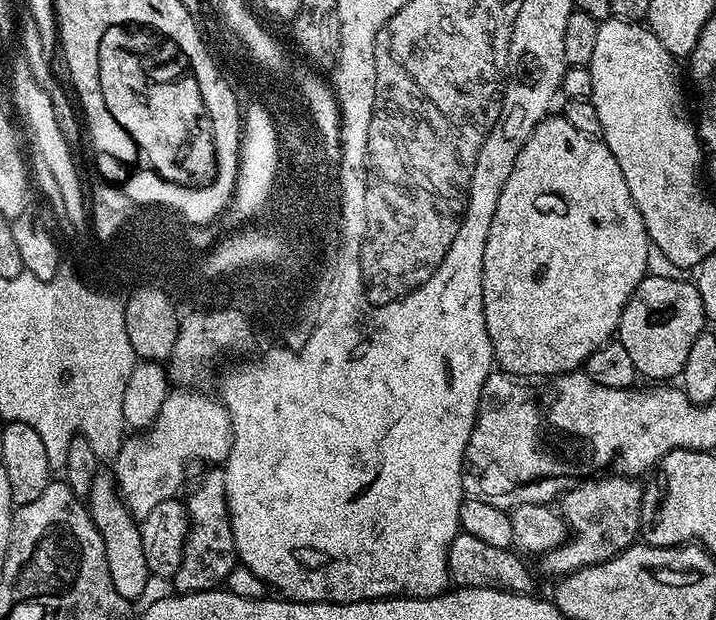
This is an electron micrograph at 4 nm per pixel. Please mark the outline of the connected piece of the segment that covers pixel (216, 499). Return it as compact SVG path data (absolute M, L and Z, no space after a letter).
M223 471L206 473L201 478L200 485L189 494L188 500L186 499L186 507L188 509L188 537L184 543L182 562L174 577L175 591L177 593L205 592L211 588L219 588L227 581L229 574L238 567Z

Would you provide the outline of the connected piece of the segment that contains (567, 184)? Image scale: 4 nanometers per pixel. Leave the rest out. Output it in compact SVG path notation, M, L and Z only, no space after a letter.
M563 114L545 116L540 125L526 138L514 162L514 170L510 170L510 178L506 178L506 186L502 186L502 194L498 194L498 206L494 210L494 218L490 222L490 234L486 238L486 250L482 258L482 306L495 363L503 371L511 372L512 375L521 378L551 378L562 372L577 371L587 362L590 354L594 354L594 350L598 350L617 335L622 310L634 294L636 287L644 281L648 271L649 245L648 231L642 222L642 214L638 214L638 206L634 206L634 198L630 198L630 186L626 186L626 178L622 178L622 166L618 166L618 158L610 154L603 139L578 134L578 130L574 130L574 126L566 122Z

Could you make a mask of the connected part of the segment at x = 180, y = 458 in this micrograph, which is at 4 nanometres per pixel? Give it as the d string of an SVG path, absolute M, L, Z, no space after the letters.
M172 390L162 402L155 420L146 430L137 431L129 435L121 443L119 452L114 457L114 479L116 487L124 498L124 504L128 511L137 518L143 518L158 506L158 502L171 500L177 495L180 483L184 480L184 463L195 456L213 456L217 462L228 459L232 449L232 423L230 414L226 411L219 399L211 400L203 396L200 390Z

